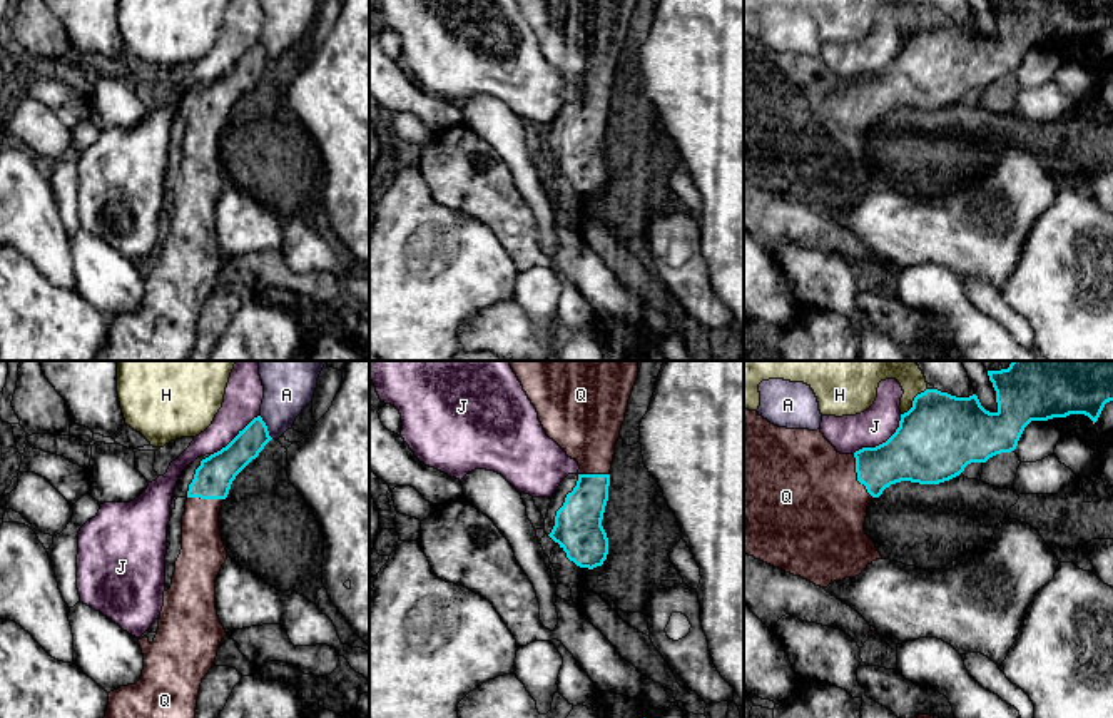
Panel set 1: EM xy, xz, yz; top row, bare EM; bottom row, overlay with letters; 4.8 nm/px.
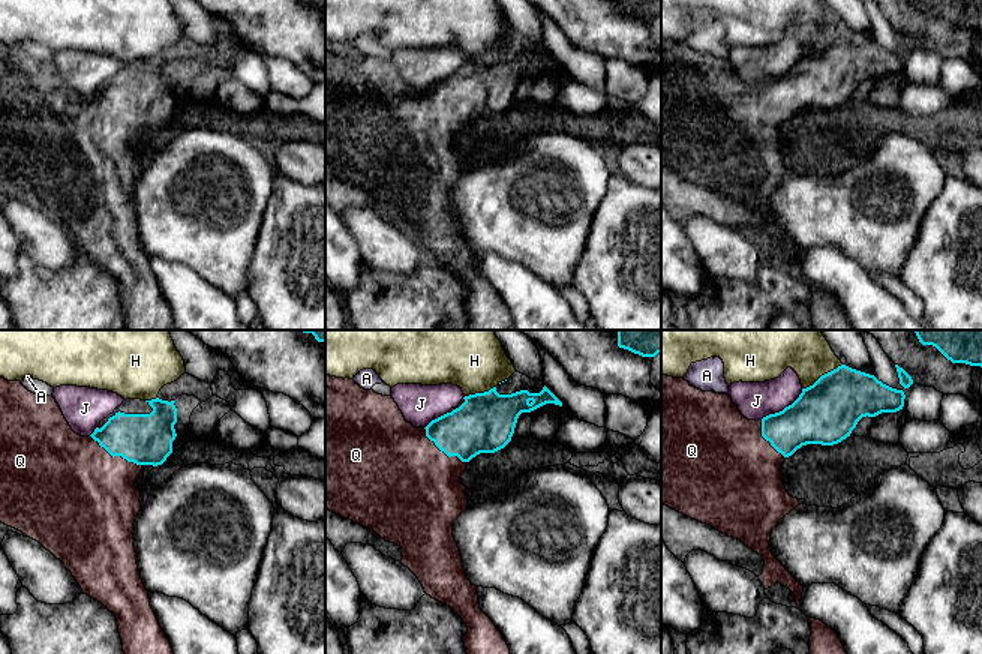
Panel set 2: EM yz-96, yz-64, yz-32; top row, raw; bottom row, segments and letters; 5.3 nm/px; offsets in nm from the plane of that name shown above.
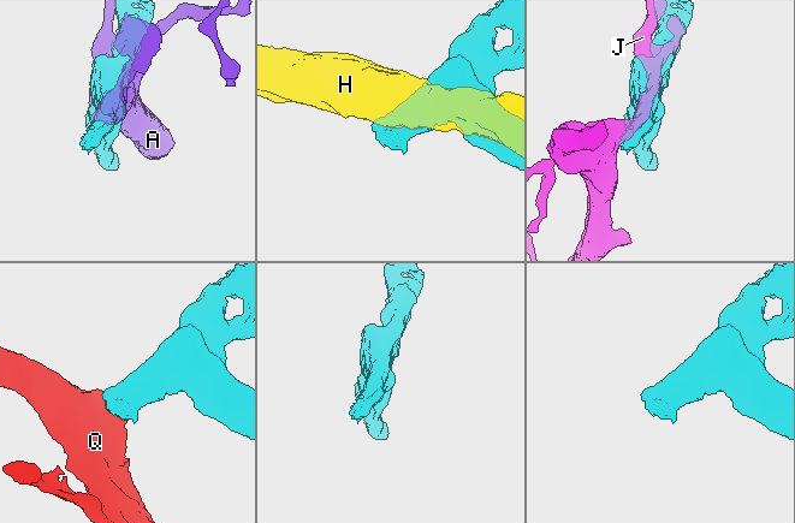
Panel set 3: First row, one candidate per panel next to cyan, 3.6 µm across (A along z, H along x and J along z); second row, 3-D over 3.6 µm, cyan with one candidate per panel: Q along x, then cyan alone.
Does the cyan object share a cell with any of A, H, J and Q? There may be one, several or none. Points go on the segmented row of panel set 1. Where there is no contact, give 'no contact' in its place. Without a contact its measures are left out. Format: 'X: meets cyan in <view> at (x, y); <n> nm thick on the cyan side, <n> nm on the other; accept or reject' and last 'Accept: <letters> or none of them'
A: meets cyan in xy at (266, 428); 150 nm thick on the cyan side, 260 nm on the other; reject
H: meets cyan in yz at (913, 401); 380 nm thick on the cyan side, 190 nm on the other; reject
J: meets cyan in yz at (883, 443); 380 nm thick on the cyan side, 180 nm on the other; reject
Q: meets cyan in yz at (858, 476); 240 nm thick on the cyan side, 480 nm on the other; accept
Accept: Q

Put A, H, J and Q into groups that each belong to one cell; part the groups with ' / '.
A / H / J / Q

